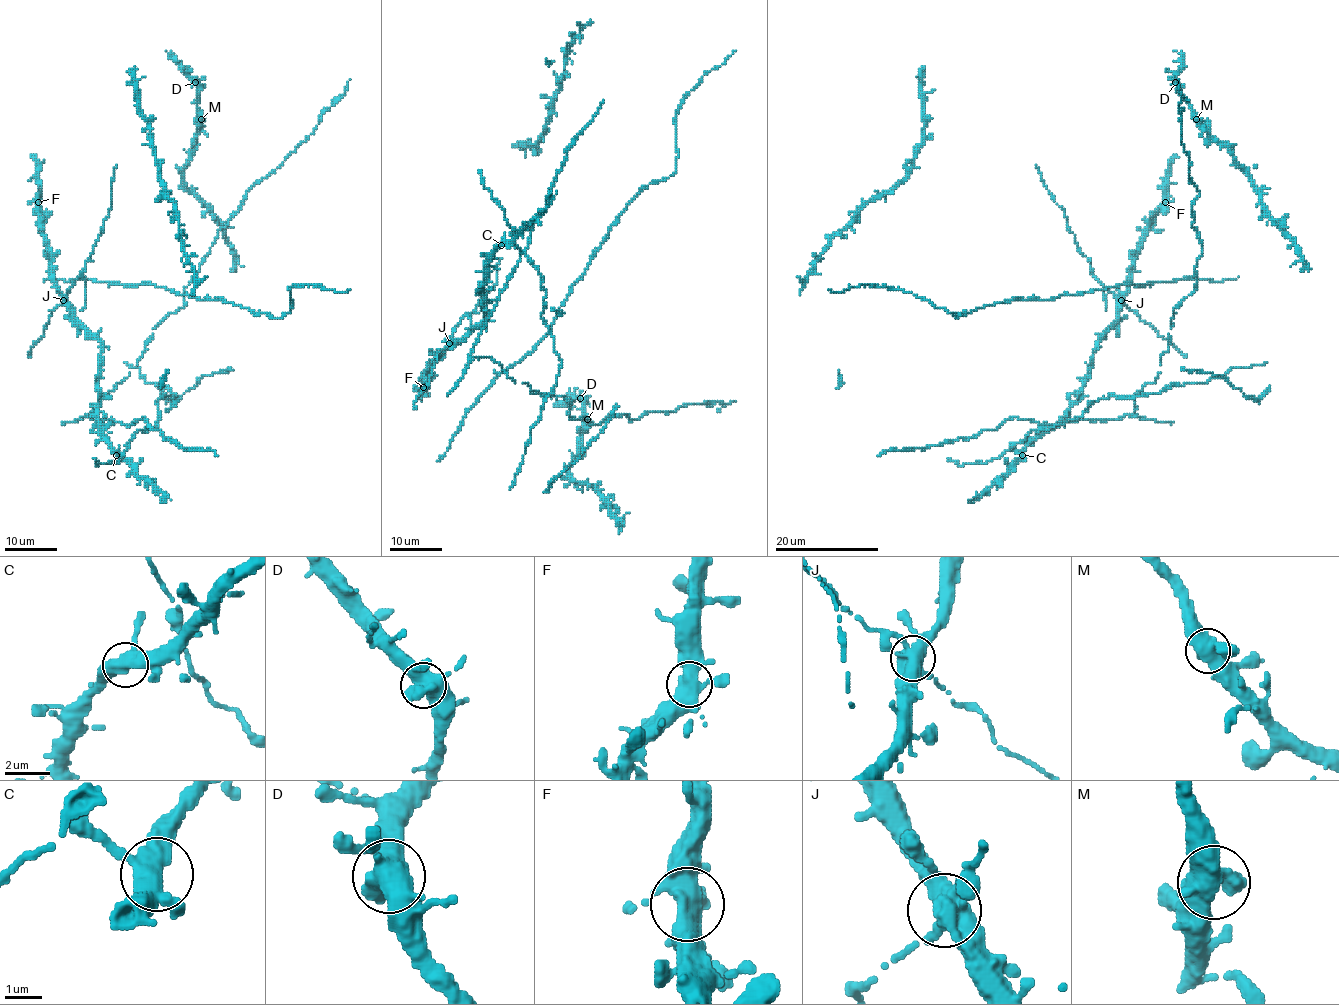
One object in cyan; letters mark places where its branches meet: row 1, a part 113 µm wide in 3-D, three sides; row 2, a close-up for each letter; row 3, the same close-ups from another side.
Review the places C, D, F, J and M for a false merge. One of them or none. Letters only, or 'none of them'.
J

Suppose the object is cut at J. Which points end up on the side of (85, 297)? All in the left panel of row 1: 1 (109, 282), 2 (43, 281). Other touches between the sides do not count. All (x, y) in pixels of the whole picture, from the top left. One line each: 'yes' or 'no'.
1: no
2: no

